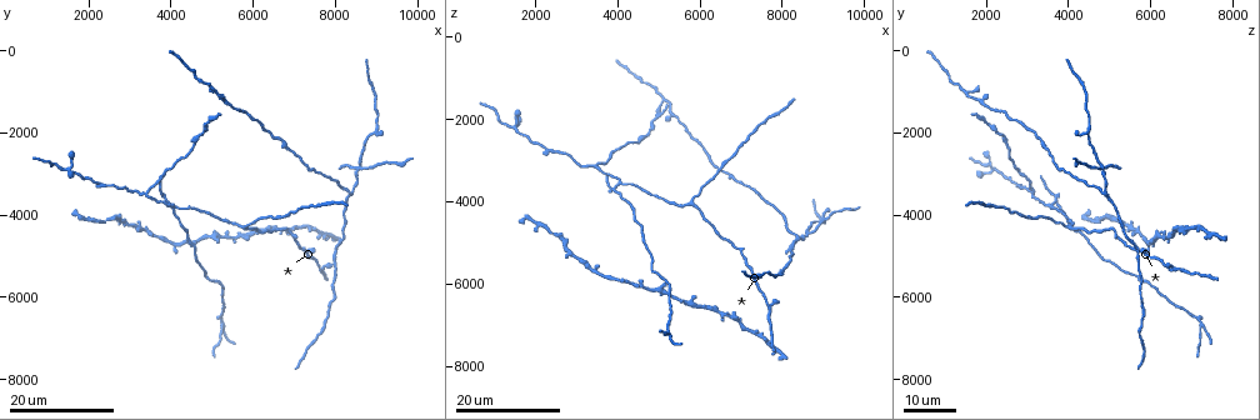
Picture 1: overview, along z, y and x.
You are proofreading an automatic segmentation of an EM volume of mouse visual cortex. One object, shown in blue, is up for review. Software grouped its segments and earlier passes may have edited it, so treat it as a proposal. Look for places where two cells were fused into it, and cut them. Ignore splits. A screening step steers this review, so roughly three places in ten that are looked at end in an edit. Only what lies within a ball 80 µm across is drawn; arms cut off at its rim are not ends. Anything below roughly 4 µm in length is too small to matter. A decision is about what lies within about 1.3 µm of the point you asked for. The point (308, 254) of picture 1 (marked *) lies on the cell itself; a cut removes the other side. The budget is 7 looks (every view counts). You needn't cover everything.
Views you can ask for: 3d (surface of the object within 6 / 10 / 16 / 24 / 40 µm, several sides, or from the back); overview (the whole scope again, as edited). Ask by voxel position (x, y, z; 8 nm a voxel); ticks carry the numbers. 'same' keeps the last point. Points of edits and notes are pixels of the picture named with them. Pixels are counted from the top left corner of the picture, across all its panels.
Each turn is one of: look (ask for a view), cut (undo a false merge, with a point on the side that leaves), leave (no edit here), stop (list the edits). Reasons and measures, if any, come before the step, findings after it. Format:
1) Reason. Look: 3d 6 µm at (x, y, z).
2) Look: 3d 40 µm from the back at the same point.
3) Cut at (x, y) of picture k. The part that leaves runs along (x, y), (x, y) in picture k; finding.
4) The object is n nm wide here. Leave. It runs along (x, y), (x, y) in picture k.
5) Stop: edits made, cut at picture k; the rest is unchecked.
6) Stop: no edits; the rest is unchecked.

Three-way junction. Look: 3d 24 µm at (8400, 3550, 4950).

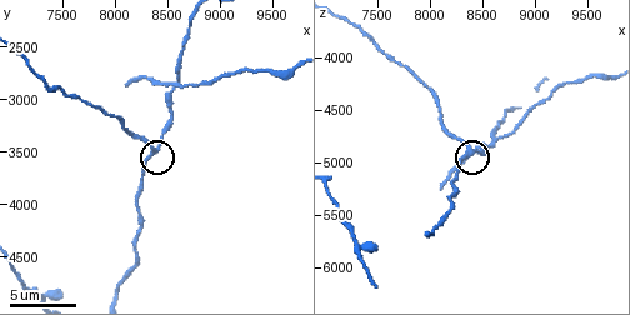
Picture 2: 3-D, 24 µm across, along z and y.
Closer look. Look: 3d 6 µm at (8380, 3520, 4920).

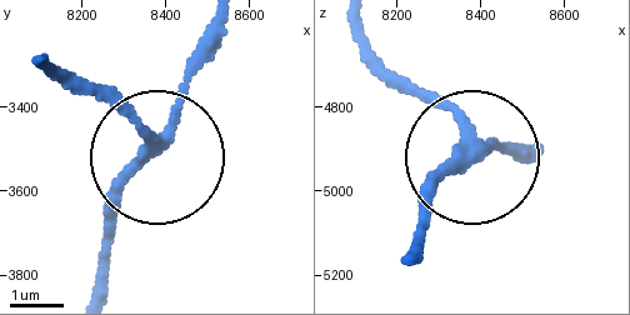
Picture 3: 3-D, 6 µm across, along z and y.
3 arms meet here. Leave. It runs along (35, 56), (151, 141), (219, 48) in picture 3; continuous, no second cell.

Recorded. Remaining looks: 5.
Look: 3d 16 µm at (8580, 2820, 4840).

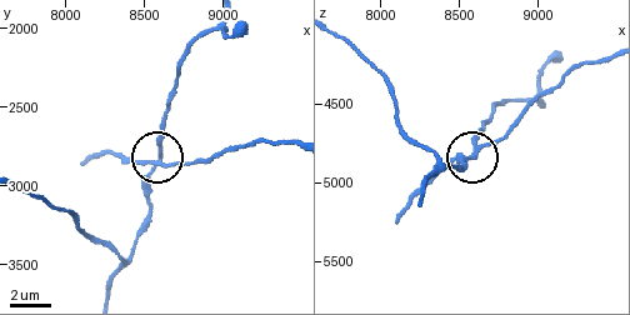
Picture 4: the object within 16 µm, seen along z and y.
Look: 3d 6 µm at (8580, 2860, 4800).

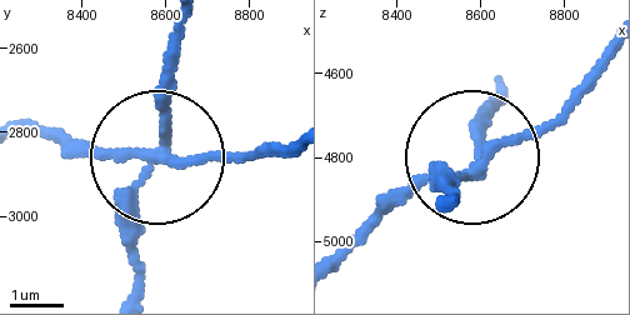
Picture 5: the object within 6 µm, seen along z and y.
4 arms meet here. Cut at (83, 149) of picture 5. A second cell is stuck on.

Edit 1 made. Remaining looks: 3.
Look: overview.

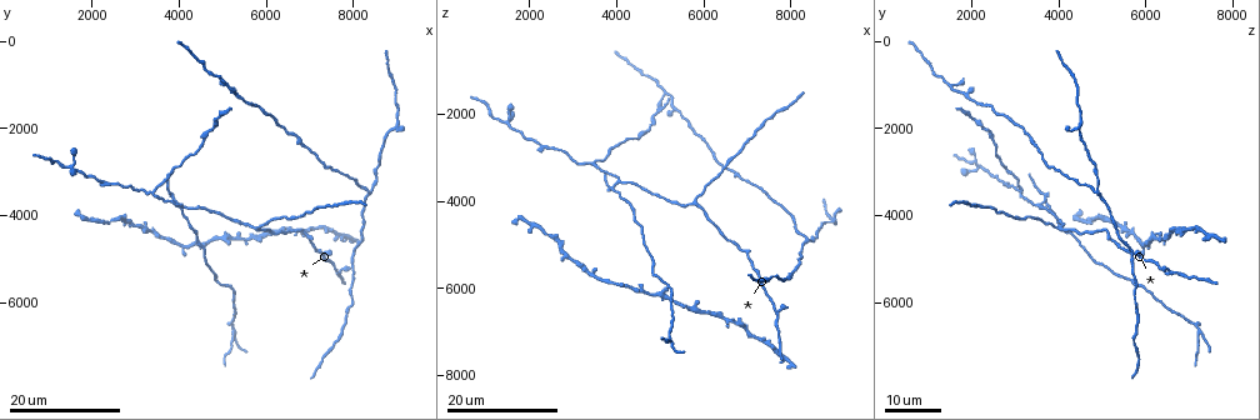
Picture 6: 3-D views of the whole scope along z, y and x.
Three-way junction. Look: 3d 24 µm at (5350, 1250, 1850).

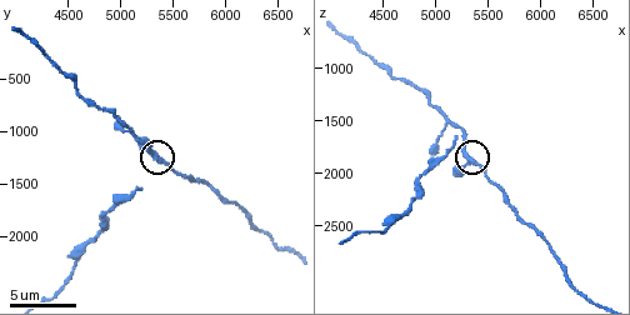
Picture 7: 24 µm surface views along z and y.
Closer look. Look: 3d 10 µm at (5340, 1200, 1860).

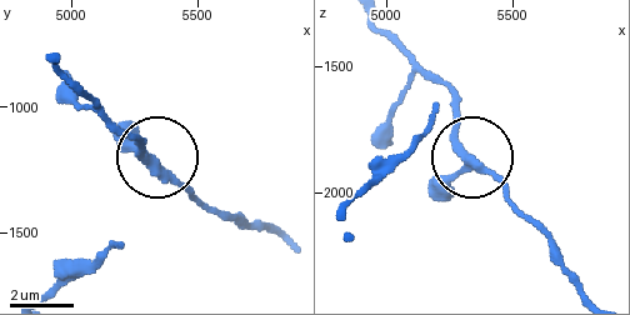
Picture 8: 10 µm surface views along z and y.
3 arms meet here. Leave. All the same cell.

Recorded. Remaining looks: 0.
Stop: edits made, cut at picture 5; the rest is unchecked.

